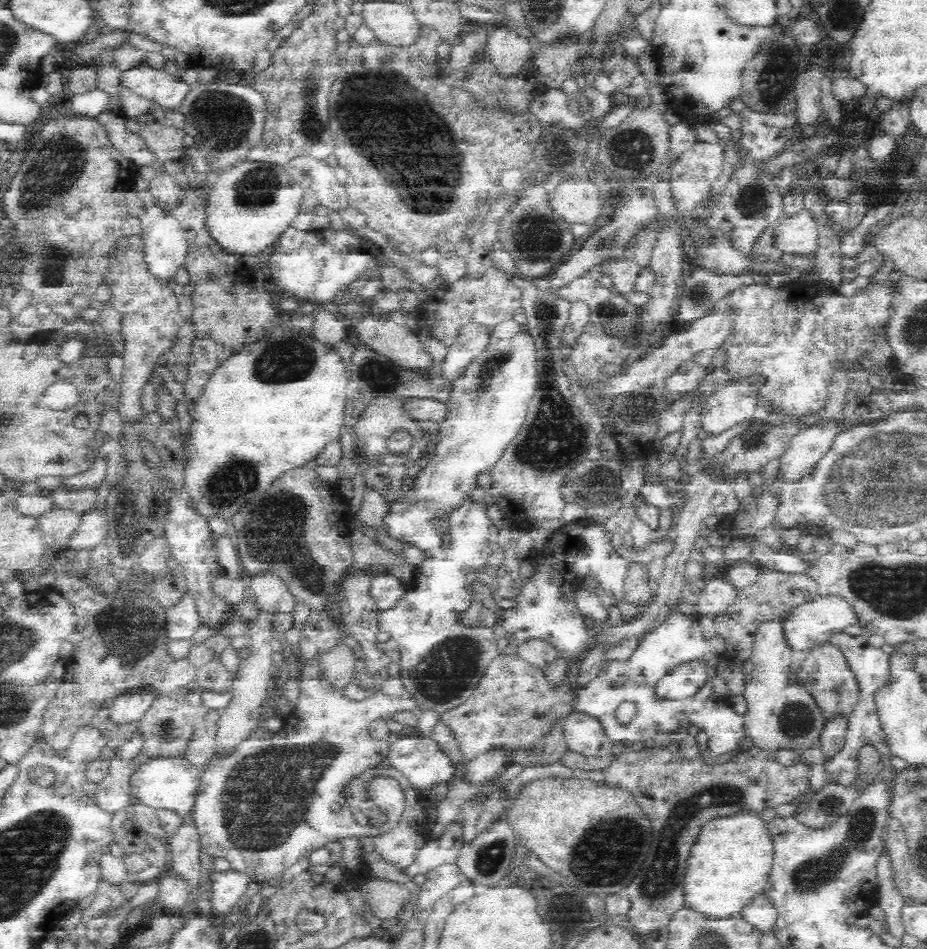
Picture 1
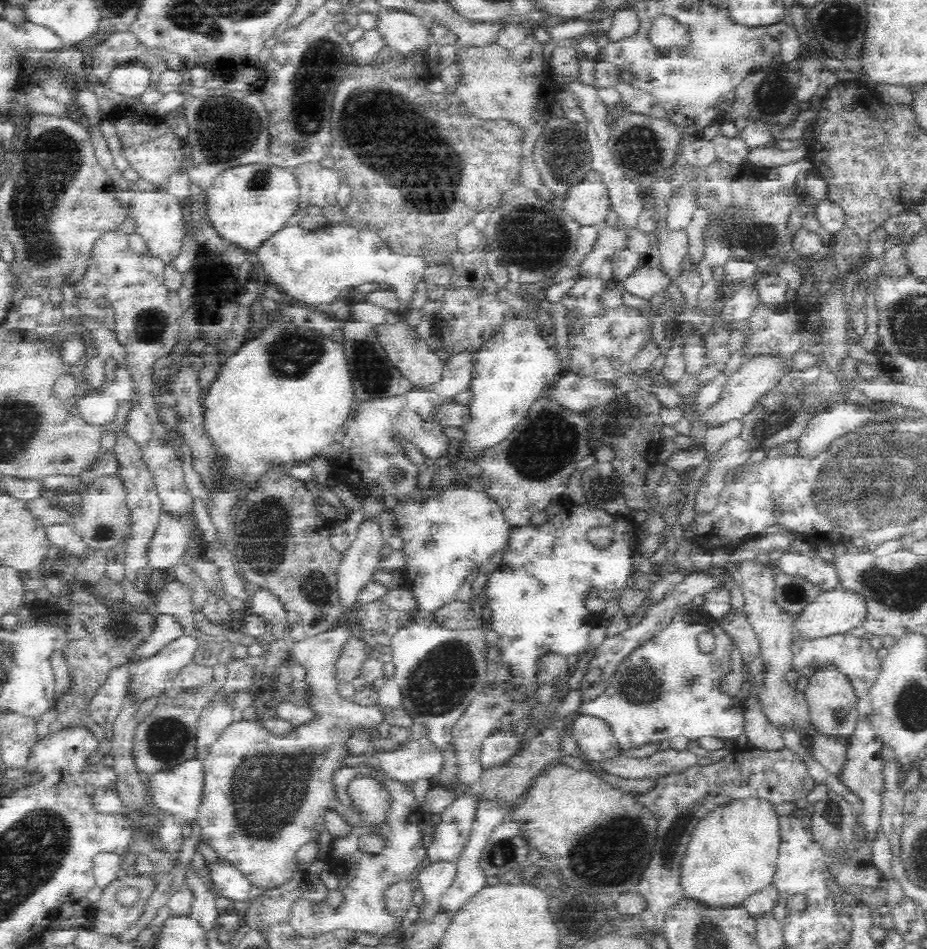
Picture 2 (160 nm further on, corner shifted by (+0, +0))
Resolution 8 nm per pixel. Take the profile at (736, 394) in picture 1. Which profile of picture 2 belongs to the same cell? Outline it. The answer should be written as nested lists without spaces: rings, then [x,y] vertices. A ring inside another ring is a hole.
[[[769,356],[745,361],[740,370],[727,377],[726,384],[721,388],[722,394],[720,394],[718,402],[702,414],[702,422],[705,422],[708,427],[715,427],[722,426],[730,420],[743,419],[752,412],[752,408],[764,394],[772,390],[784,375],[788,375],[783,368],[783,362],[779,358]]]

